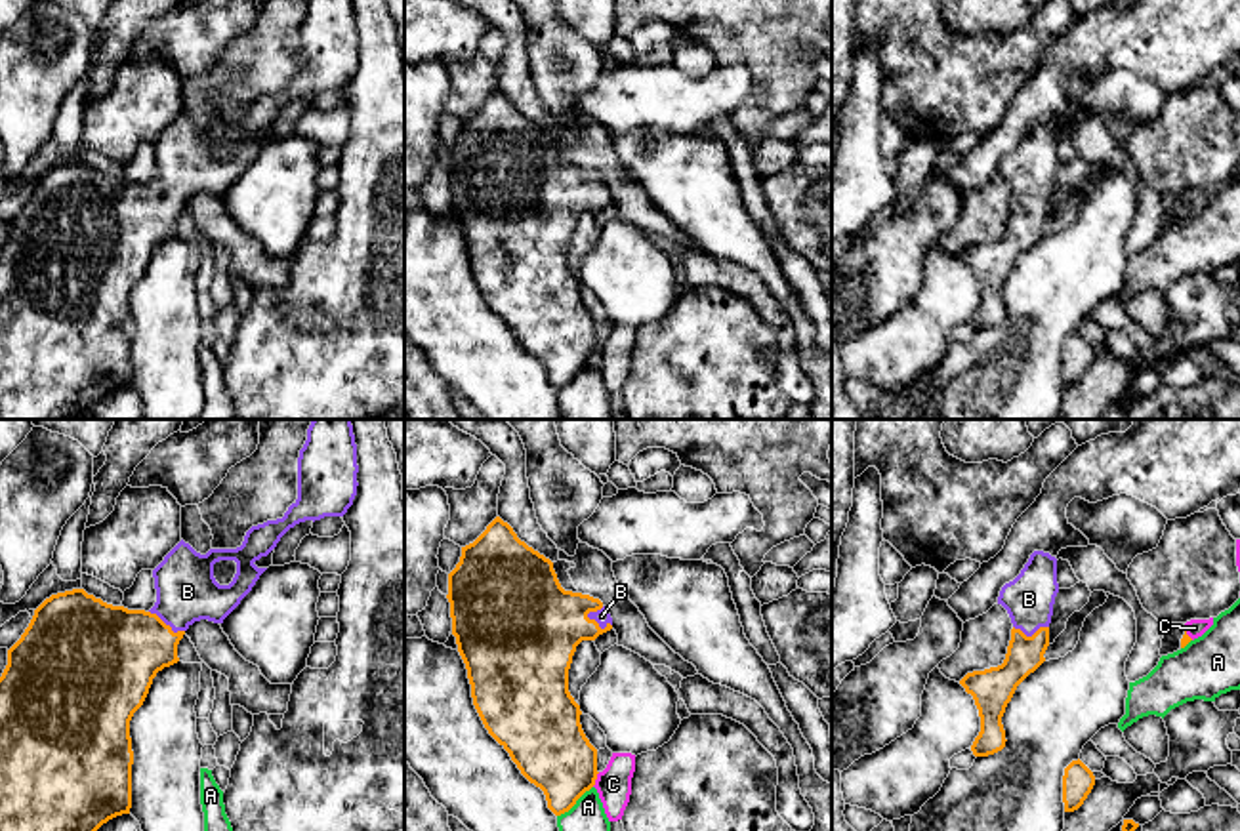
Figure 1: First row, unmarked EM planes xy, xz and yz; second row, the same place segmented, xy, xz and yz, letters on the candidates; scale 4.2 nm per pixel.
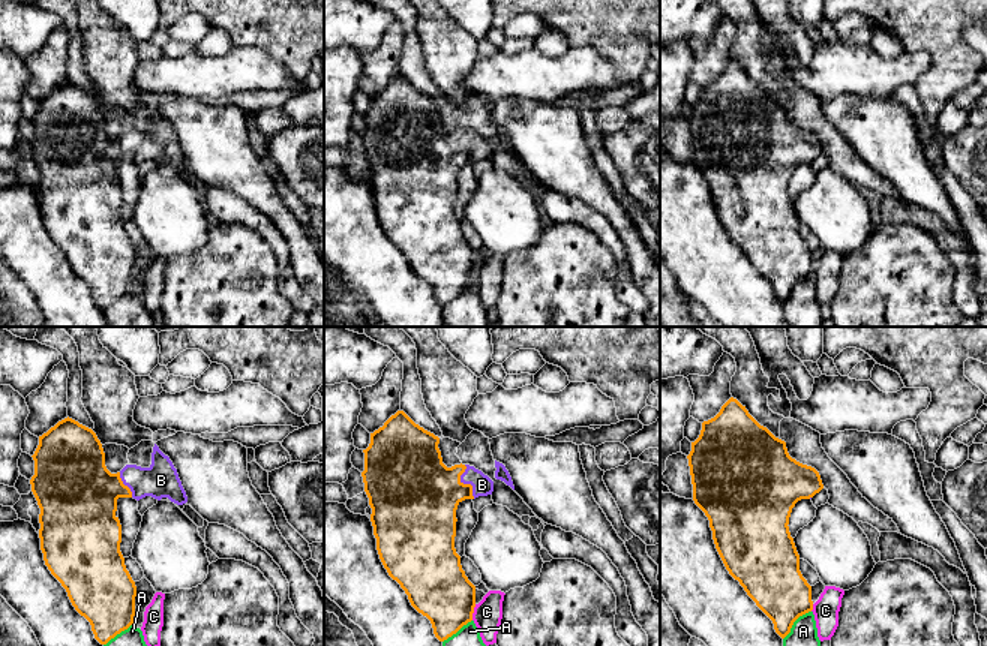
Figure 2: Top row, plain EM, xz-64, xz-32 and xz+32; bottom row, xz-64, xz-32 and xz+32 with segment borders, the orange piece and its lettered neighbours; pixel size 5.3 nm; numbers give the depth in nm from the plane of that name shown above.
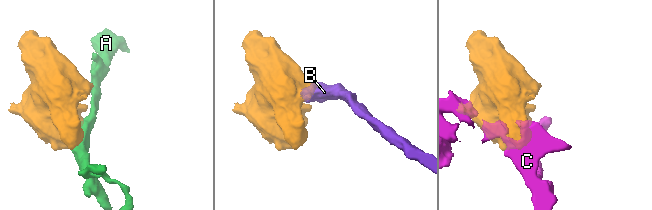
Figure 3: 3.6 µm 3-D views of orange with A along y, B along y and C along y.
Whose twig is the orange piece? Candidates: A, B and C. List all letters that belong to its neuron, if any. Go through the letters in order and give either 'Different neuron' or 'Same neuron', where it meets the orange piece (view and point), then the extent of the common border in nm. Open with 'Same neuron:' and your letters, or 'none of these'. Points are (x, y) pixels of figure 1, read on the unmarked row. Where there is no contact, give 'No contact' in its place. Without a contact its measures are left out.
Same neuron: B
A: Different neuron. Touches orange at xz (575, 376). Shared border 200 nm
B: Same neuron. Touches orange at xz (598, 199). Shared border 120 nm
C: Different neuron. Touches orange at xz (596, 351). Shared border 70 nm

